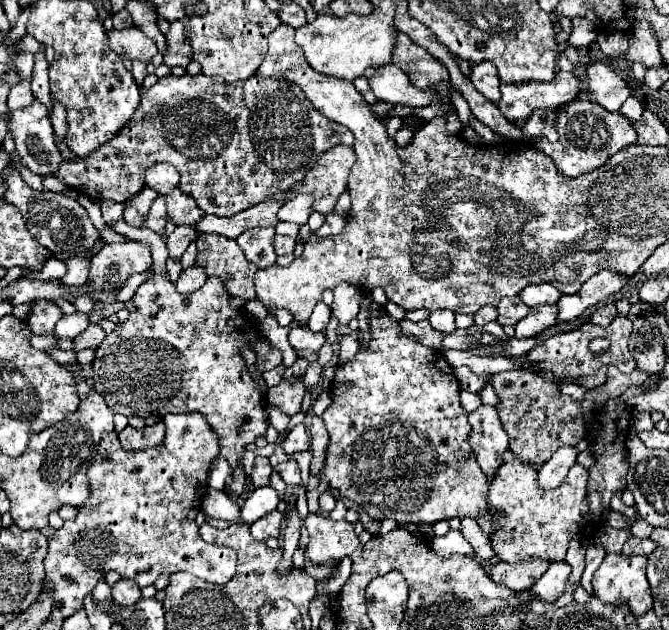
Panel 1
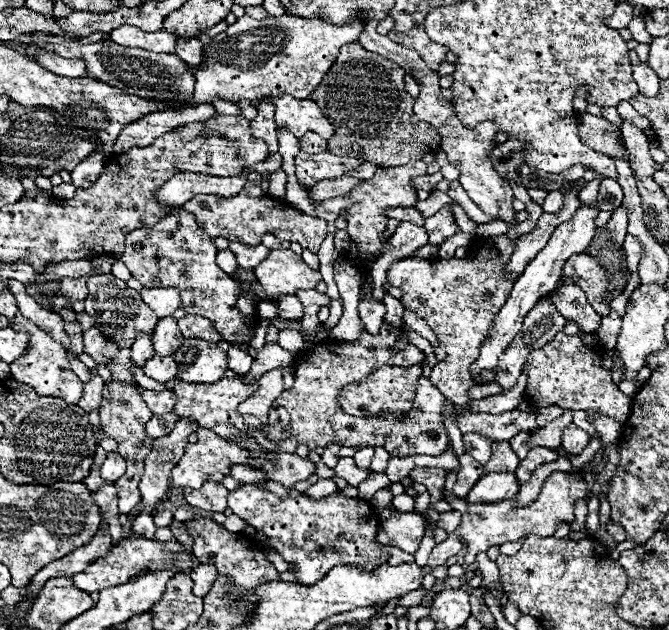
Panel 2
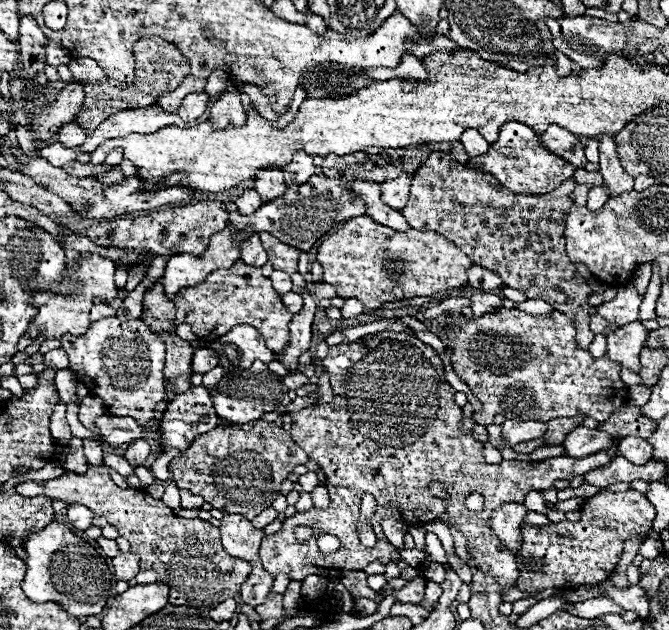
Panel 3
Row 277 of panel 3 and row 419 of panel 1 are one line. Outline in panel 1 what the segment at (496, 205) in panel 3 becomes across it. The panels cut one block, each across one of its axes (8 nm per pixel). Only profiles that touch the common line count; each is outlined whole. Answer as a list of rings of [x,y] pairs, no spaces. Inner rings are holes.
[[[532,370],[498,372],[490,384],[500,398],[496,412],[510,438],[510,450],[526,464],[540,466],[562,446],[576,446],[584,438],[584,422],[580,422],[580,404],[562,394],[558,384]]]

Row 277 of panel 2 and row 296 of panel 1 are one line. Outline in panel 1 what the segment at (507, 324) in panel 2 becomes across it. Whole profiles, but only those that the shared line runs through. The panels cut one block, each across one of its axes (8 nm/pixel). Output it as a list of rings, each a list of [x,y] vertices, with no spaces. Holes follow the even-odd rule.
[[[542,282],[542,284],[532,284],[532,286],[526,286],[526,290],[520,292],[520,298],[526,306],[534,308],[534,306],[540,306],[540,304],[556,304],[558,298],[560,298],[560,290],[554,288],[552,284],[548,282]]]

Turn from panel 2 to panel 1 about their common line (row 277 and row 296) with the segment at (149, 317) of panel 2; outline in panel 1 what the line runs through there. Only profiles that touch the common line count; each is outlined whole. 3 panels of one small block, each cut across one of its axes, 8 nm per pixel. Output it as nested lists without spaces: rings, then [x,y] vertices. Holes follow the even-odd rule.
[[[144,242],[126,244],[106,244],[90,260],[90,280],[94,282],[92,298],[100,300],[96,306],[108,306],[116,302],[116,292],[124,286],[128,276],[136,272],[146,272],[150,268],[150,248]]]

